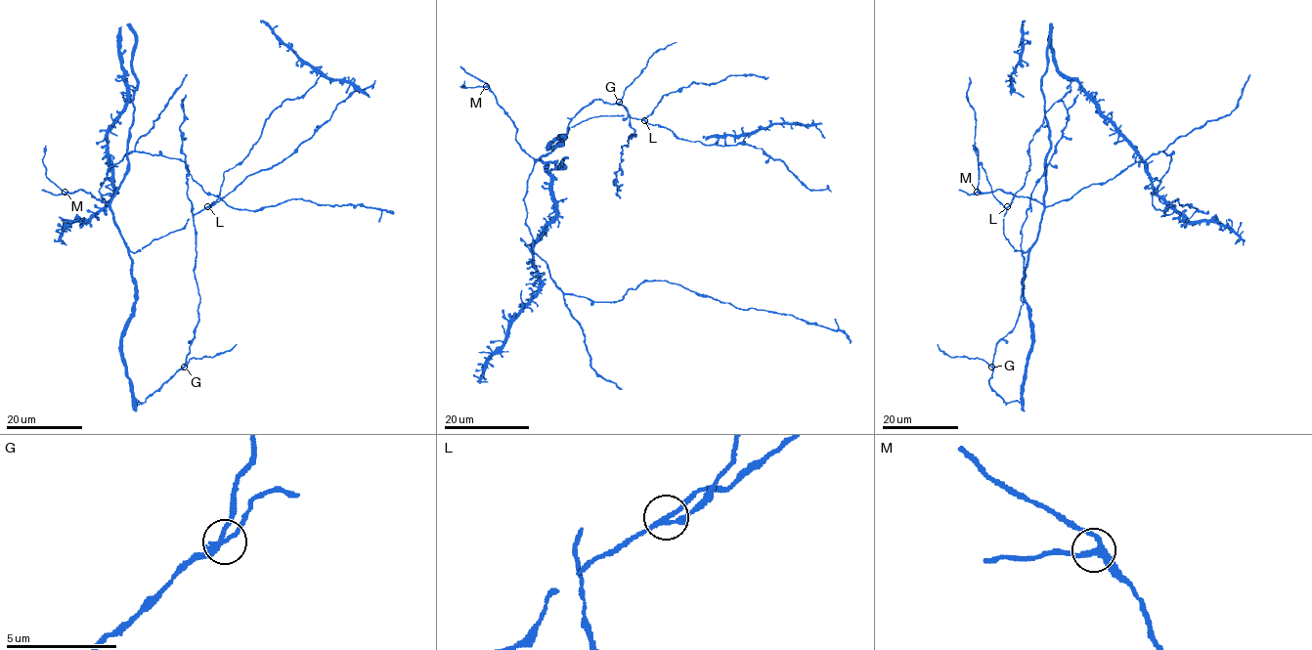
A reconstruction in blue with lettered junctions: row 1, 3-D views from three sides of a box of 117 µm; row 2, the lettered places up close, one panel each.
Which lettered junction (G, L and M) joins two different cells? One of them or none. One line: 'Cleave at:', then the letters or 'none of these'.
Cleave at: G

